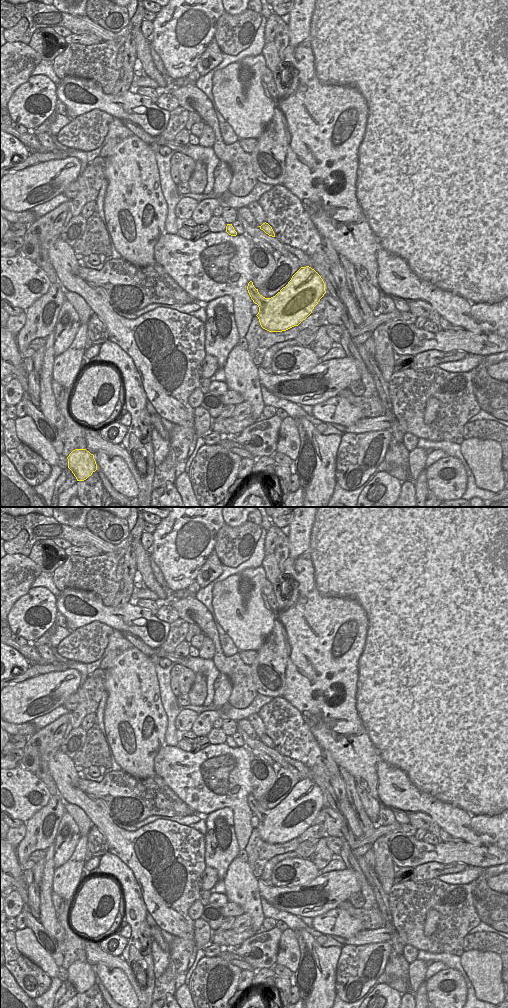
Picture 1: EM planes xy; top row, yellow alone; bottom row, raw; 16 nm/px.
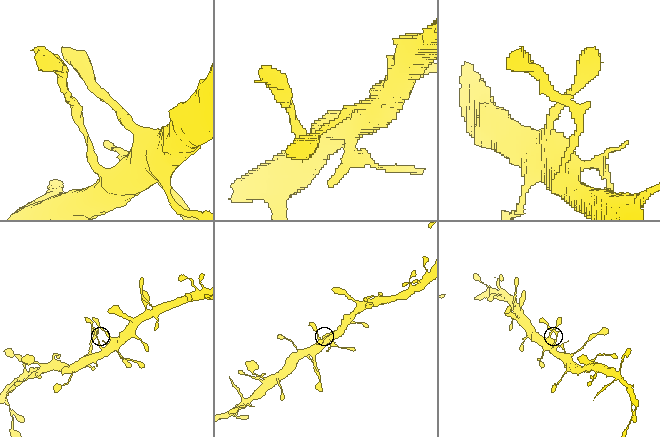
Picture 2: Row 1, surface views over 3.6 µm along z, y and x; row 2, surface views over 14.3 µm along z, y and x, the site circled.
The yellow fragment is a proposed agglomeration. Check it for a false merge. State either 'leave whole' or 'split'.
leave whole

